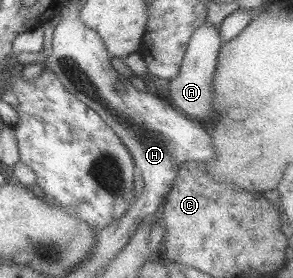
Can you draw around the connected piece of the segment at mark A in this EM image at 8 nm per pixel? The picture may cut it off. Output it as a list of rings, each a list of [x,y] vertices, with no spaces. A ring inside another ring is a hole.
[[[206,22],[201,24],[187,42],[179,73],[166,82],[168,84],[168,94],[165,97],[172,106],[189,119],[197,120],[200,123],[212,116],[212,102],[214,102],[213,72],[216,68],[217,54],[221,43],[217,27]]]

